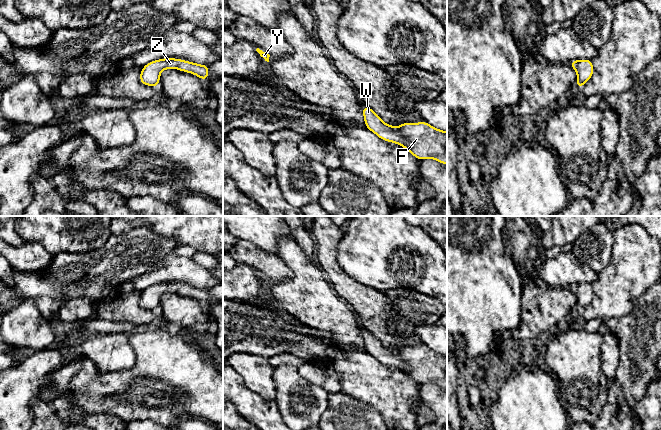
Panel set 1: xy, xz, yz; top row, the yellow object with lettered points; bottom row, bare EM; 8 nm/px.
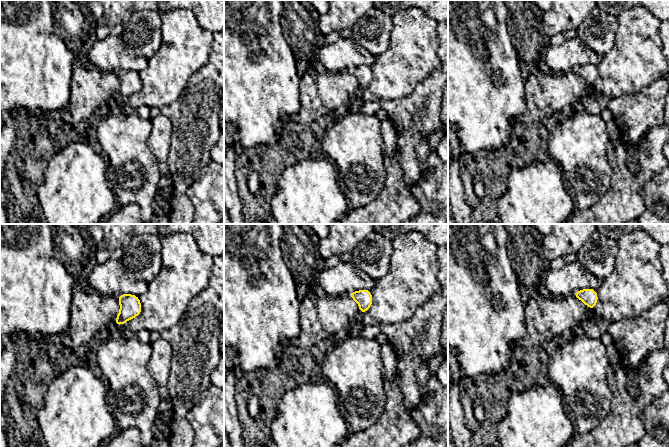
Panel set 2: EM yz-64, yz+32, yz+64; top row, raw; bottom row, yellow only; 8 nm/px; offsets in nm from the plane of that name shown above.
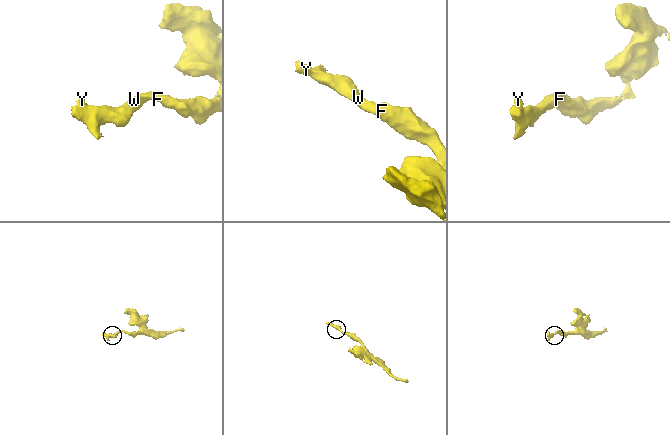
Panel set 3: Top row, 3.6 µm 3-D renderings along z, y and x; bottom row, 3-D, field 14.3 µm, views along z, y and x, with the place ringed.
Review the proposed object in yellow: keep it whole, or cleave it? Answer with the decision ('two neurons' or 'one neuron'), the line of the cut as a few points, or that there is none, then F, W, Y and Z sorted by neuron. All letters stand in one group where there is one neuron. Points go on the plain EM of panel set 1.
one neuron; no cut; F W Y Z

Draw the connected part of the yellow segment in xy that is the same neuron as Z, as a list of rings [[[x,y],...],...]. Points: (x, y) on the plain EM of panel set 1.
[[[163,282],[149,286],[141,293],[140,307],[147,310],[157,311],[159,310],[161,296],[170,292],[194,298],[203,305],[208,303],[208,289],[196,288],[194,286],[176,282]]]

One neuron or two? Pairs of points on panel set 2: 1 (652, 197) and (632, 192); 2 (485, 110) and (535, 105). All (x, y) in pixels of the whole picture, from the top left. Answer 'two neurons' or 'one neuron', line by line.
1: two neurons
2: two neurons

